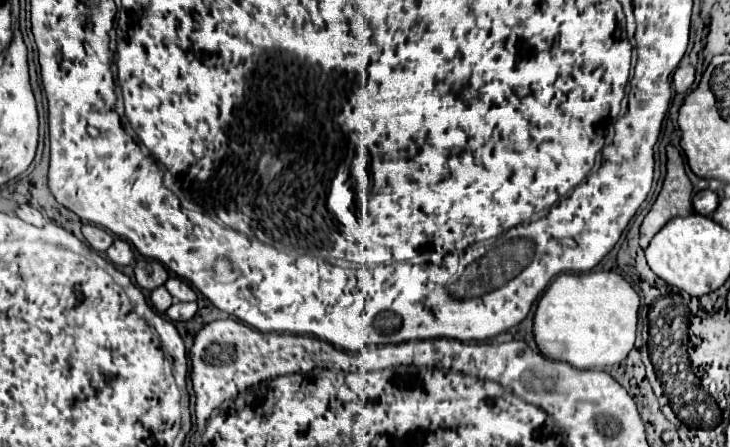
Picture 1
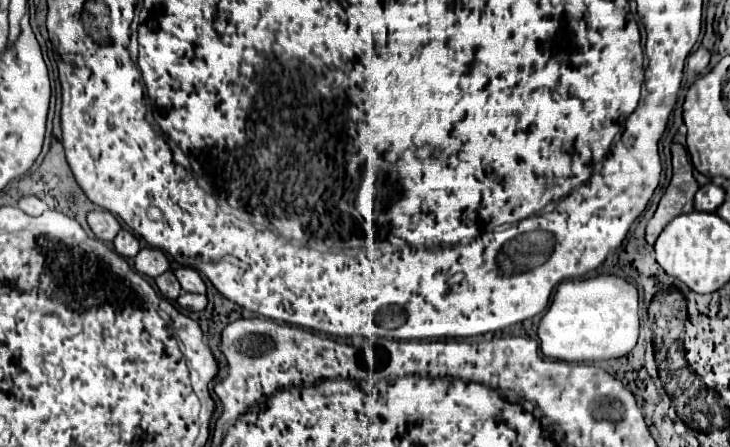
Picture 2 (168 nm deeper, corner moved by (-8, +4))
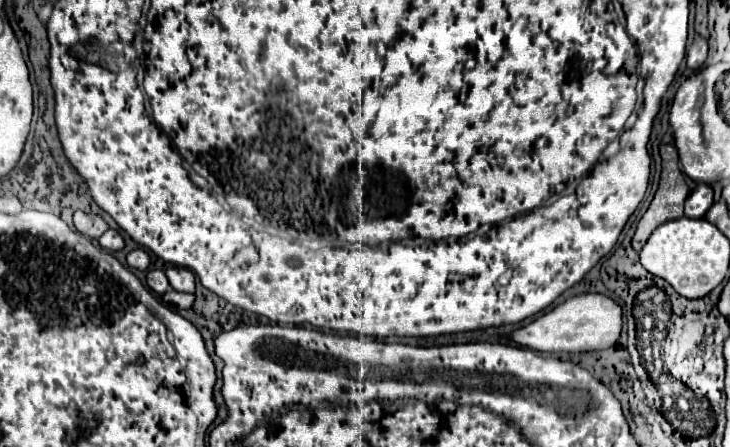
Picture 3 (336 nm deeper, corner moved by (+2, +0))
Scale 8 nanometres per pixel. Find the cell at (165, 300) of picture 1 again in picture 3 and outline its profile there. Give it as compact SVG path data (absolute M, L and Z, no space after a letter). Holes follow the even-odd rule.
M159 269L157 271L149 271L147 273L147 287L151 291L155 291L157 295L163 295L169 289L169 281L167 281L163 271L159 271Z

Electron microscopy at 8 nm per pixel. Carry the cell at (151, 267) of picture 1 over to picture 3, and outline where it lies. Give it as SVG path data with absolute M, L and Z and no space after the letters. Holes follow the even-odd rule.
M135 249L135 251L127 253L127 265L133 269L145 271L149 267L149 255L143 249Z

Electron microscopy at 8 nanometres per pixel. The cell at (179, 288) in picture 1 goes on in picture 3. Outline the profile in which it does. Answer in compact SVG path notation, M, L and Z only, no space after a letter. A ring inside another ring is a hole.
M169 267L167 279L175 291L185 291L185 293L195 293L195 275L185 269L185 267Z

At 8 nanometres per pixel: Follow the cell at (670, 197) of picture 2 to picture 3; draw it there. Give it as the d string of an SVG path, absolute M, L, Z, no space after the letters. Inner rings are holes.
M663 143L661 147L661 159L663 159L663 171L659 189L647 209L647 213L641 217L637 231L633 235L633 249L641 251L649 235L665 221L683 217L683 203L689 195L689 187L685 183L685 175L679 169L679 155L677 149L671 143Z

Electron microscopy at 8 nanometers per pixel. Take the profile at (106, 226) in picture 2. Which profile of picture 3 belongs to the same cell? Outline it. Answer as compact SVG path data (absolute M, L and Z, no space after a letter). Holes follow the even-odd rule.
M75 211L73 215L73 225L79 233L83 233L85 237L89 239L99 239L107 229L109 225L101 219L101 215L95 215L95 213L83 213L83 211Z

